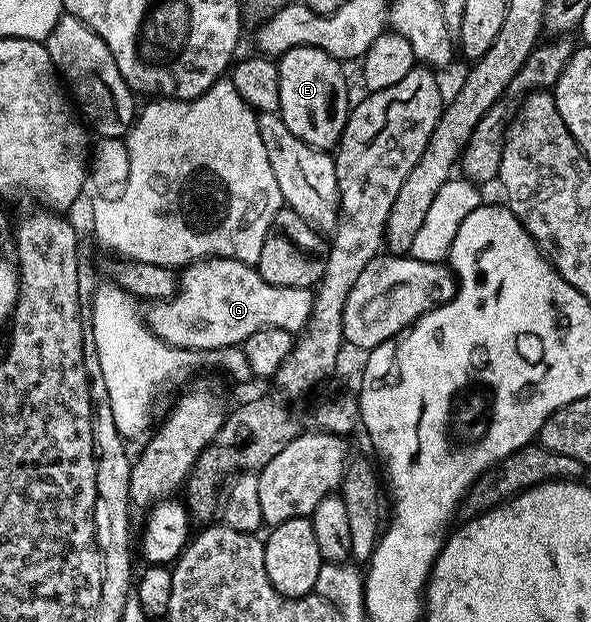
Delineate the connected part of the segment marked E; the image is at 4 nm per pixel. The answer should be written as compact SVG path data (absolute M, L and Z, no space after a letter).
M300 45L295 49L289 49L277 58L278 74L280 75L280 107L278 113L284 119L288 131L296 135L304 143L308 143L313 149L330 151L337 146L342 132L346 126L346 120L350 117L352 100L346 90L346 77L342 74L343 66L334 57L329 57L324 51L308 45Z

